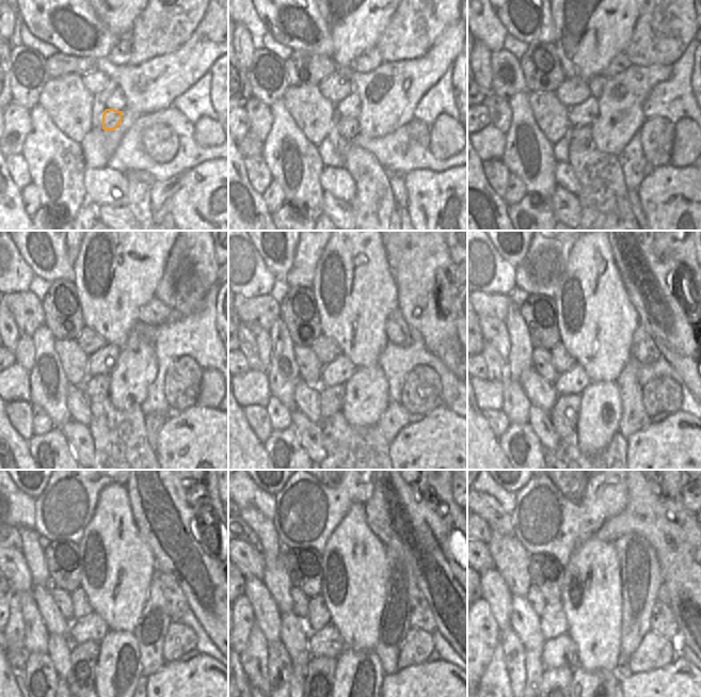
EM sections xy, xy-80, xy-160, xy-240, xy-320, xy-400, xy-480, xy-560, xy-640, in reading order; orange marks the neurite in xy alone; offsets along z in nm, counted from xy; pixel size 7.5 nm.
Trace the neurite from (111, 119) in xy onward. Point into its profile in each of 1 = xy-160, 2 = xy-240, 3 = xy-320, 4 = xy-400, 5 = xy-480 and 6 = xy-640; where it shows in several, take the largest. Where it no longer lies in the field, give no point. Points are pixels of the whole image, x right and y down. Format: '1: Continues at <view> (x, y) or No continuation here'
1: Continues at xy-160 (580, 136)
2: Continues at xy-240 (97, 385)
3: Continues at xy-320 (331, 397)
4: Continues at xy-400 (564, 414)
5: Continues at xy-480 (84, 655)
6: Continues at xy-640 (556, 686)

